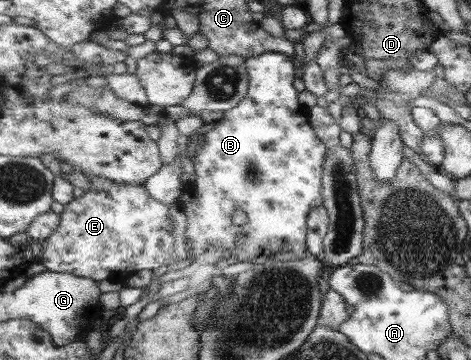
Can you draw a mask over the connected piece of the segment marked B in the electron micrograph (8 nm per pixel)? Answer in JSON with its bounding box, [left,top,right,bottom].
[179,52,329,262]

